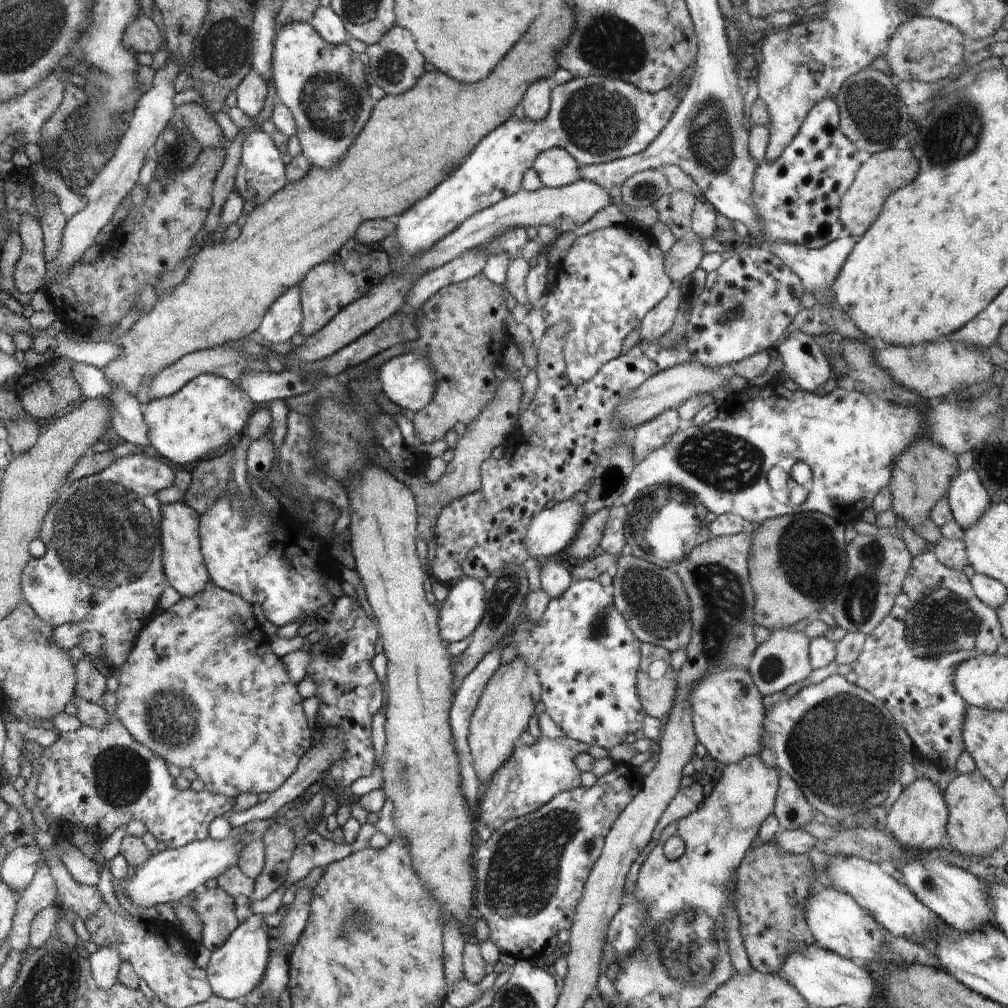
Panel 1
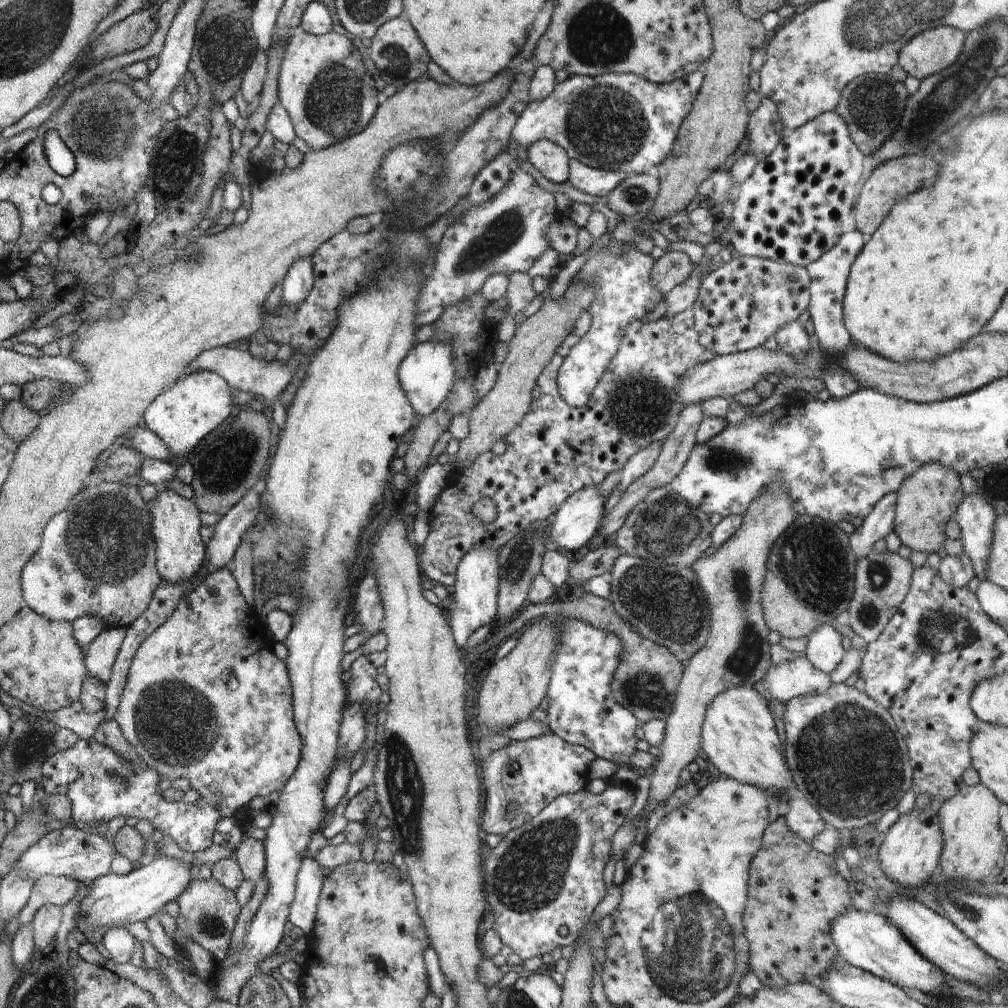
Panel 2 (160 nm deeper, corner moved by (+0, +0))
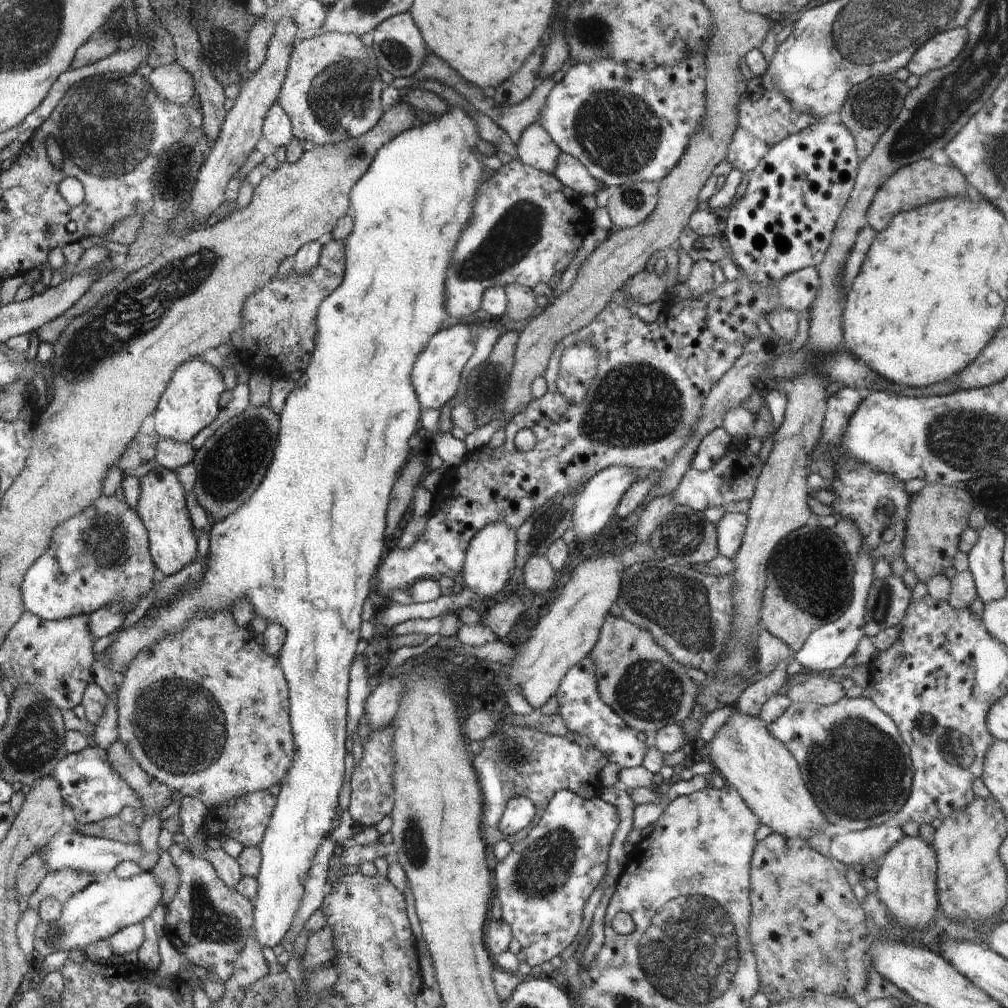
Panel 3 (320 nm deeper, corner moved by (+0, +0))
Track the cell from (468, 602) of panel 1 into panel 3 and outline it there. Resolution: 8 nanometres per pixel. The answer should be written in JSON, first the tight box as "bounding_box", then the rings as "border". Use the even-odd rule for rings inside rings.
{"bounding_box":[461,522,516,600],"border":[[[494,522],[488,524],[478,532],[477,537],[469,544],[468,554],[465,556],[464,570],[461,572],[464,588],[480,598],[492,600],[496,594],[503,594],[509,586],[514,571],[516,558],[516,530],[508,524]]]}

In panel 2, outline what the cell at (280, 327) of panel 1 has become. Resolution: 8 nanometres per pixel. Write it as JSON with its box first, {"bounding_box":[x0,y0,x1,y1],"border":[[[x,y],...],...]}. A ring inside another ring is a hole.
{"bounding_box":[282,256,315,308],"border":[[[311,256],[299,260],[290,268],[282,284],[282,306],[296,308],[306,300],[313,288],[315,262]]]}

